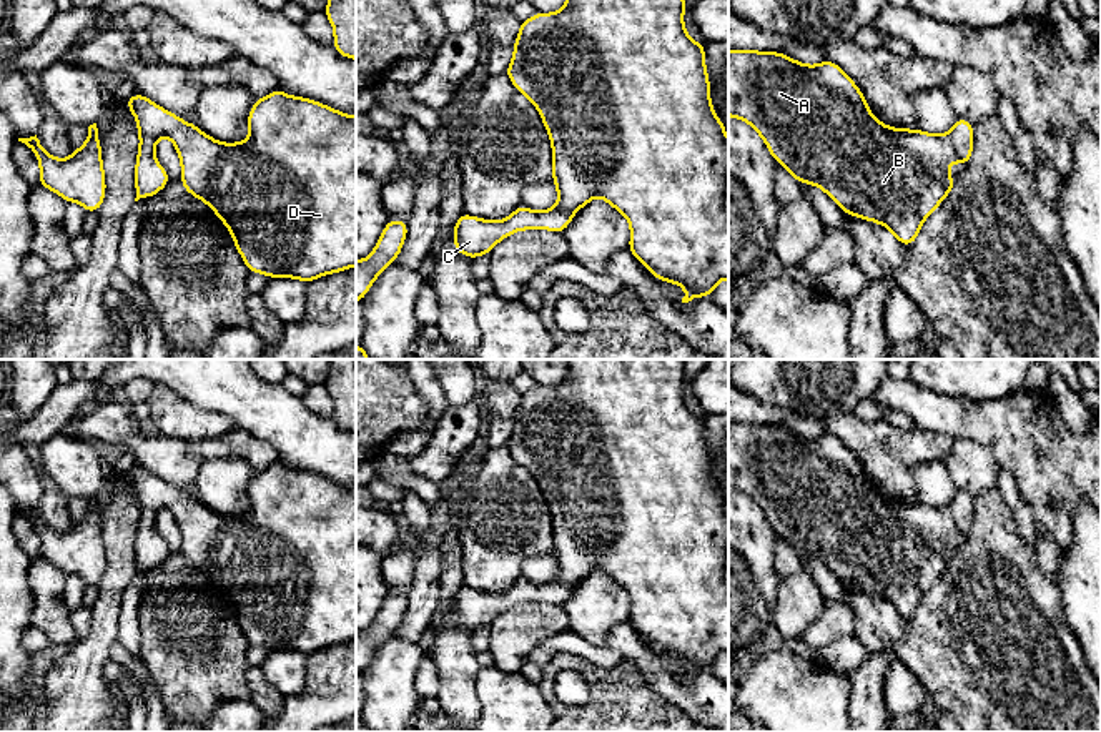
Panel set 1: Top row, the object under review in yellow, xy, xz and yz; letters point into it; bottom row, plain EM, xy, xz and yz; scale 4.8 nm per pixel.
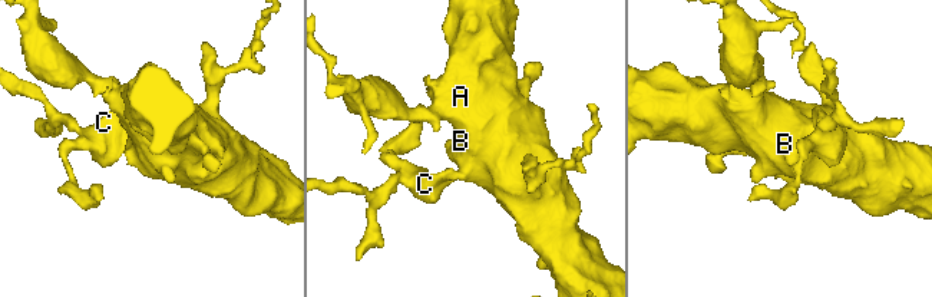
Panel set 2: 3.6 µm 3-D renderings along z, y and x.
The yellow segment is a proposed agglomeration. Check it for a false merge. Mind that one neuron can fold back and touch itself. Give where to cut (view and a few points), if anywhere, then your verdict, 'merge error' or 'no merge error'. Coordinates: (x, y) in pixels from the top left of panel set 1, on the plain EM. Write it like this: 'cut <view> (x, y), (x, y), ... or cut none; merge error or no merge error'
cut none; no merge error

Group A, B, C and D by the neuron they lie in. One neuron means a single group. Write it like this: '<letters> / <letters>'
A B C D

